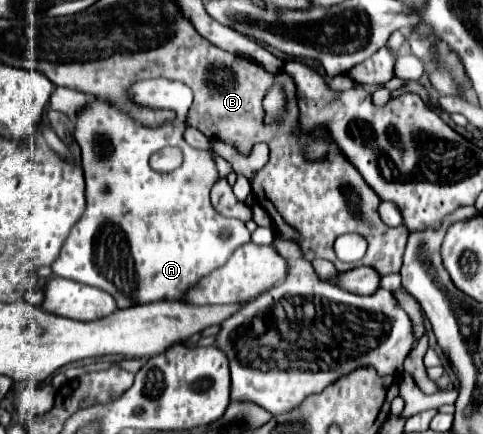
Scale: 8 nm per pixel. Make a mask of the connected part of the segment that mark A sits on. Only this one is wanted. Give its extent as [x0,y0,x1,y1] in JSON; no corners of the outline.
[52,99,250,307]

